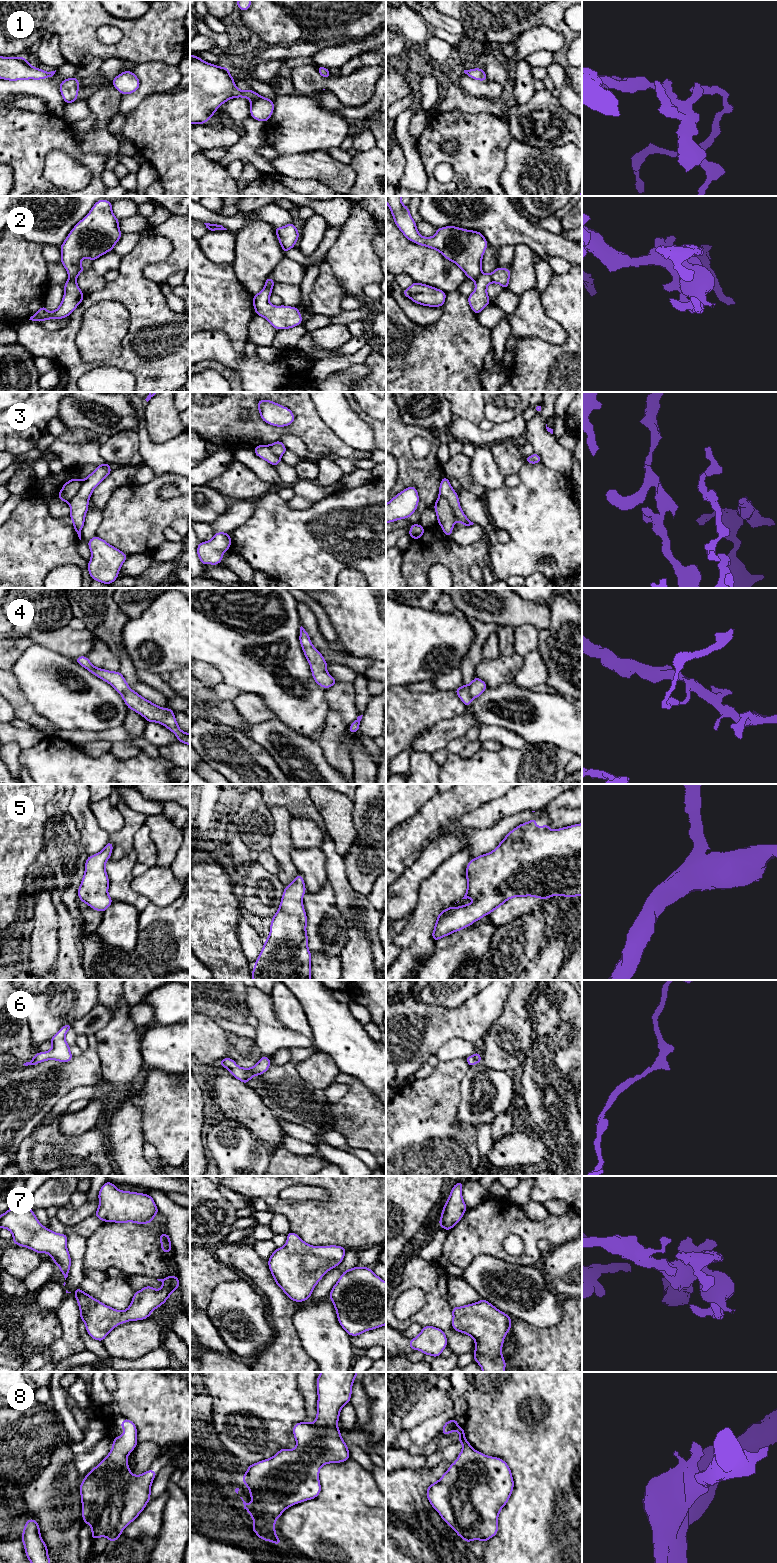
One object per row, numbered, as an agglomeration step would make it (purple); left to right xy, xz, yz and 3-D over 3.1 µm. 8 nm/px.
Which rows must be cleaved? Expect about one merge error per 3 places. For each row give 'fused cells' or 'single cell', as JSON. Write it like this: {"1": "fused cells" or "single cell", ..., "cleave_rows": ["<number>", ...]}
{"1": "single cell", "2": "fused cells", "3": "fused cells", "4": "single cell", "5": "single cell", "6": "single cell", "7": "single cell", "8": "single cell", "cleave_rows": ["2", "3"]}

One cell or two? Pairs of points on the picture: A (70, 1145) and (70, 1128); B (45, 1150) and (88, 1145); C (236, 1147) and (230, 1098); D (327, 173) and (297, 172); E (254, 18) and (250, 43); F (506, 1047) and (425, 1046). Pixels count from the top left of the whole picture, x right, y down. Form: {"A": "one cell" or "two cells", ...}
{"A": "two cells", "B": "one cell", "C": "two cells", "D": "one cell", "E": "two cells", "F": "two cells"}

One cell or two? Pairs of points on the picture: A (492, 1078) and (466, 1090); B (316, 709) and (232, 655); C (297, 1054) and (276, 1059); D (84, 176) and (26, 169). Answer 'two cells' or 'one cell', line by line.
A: one cell
B: one cell
C: one cell
D: two cells

